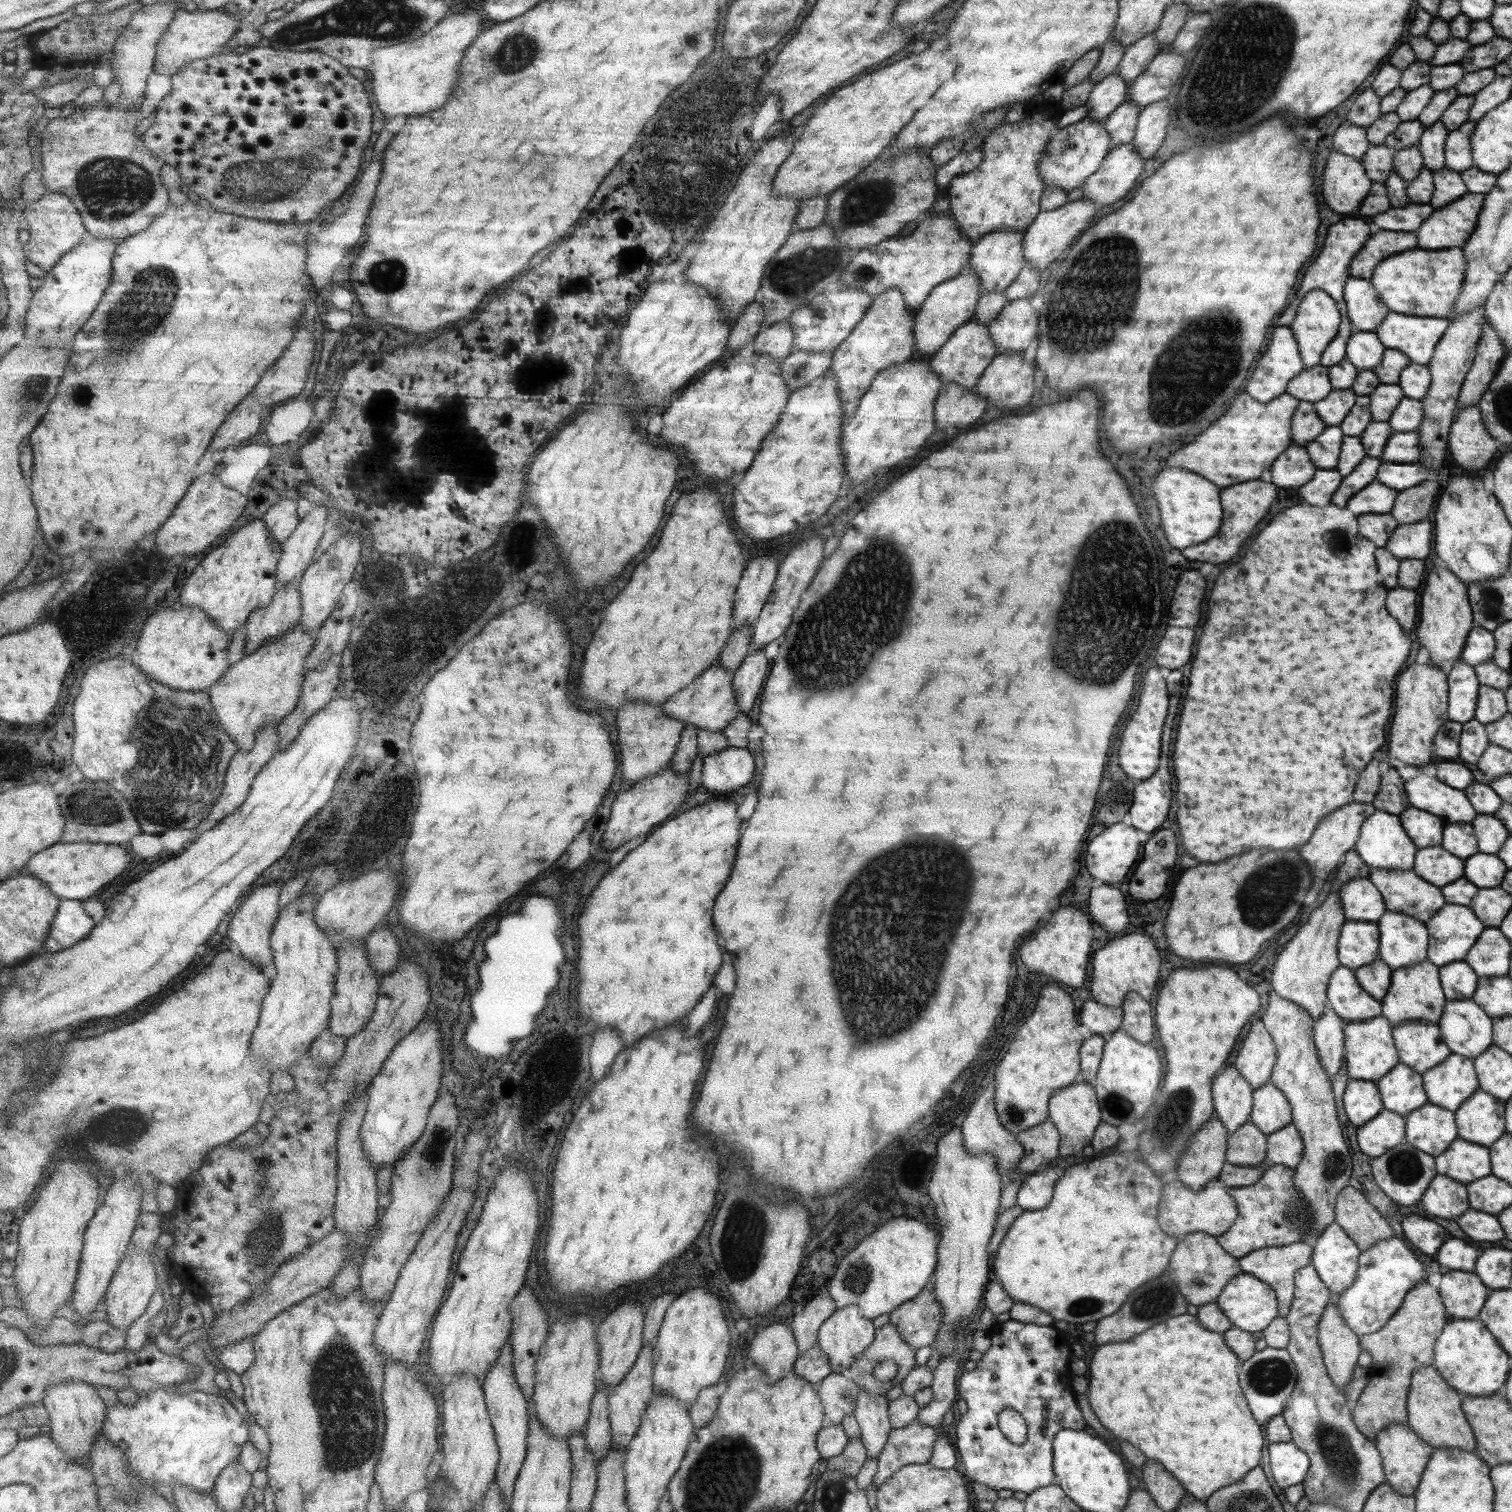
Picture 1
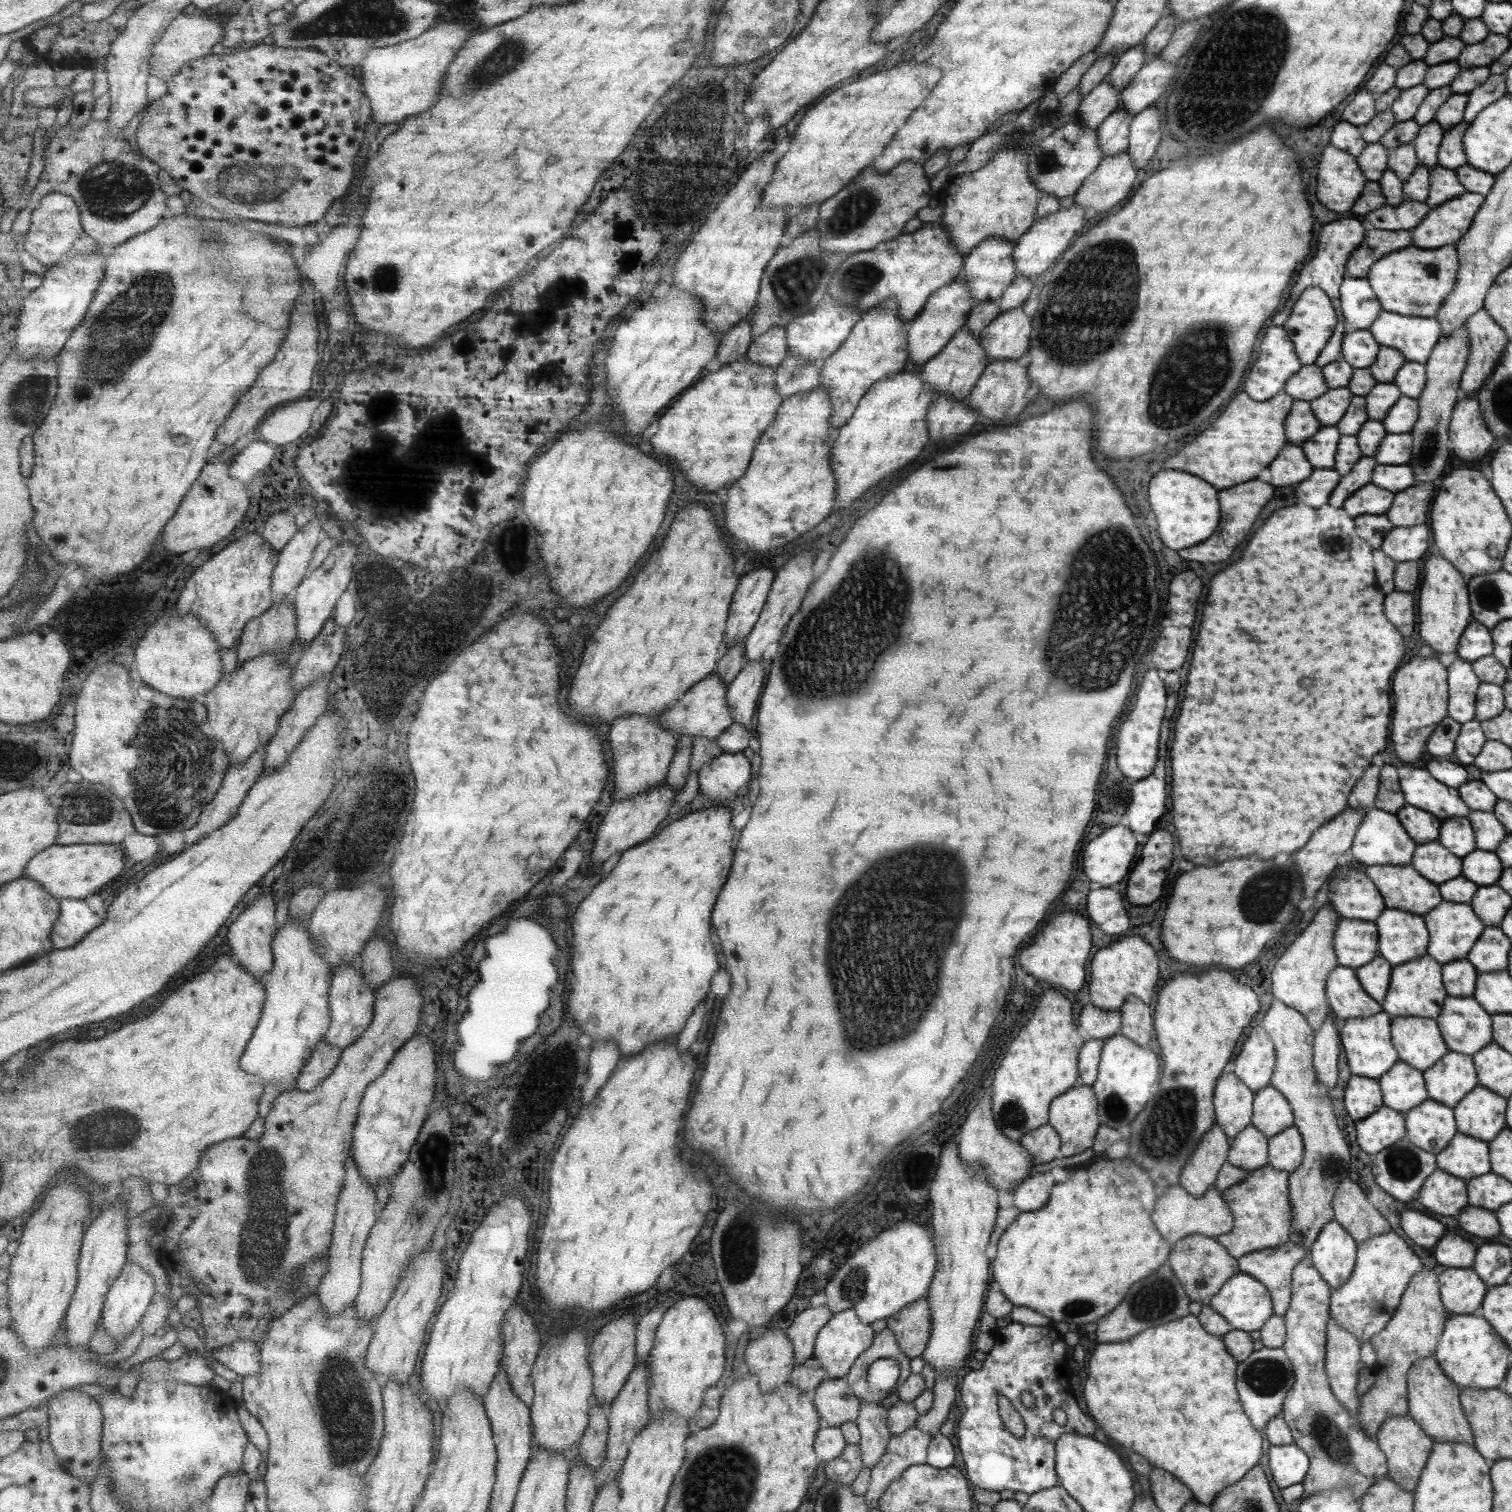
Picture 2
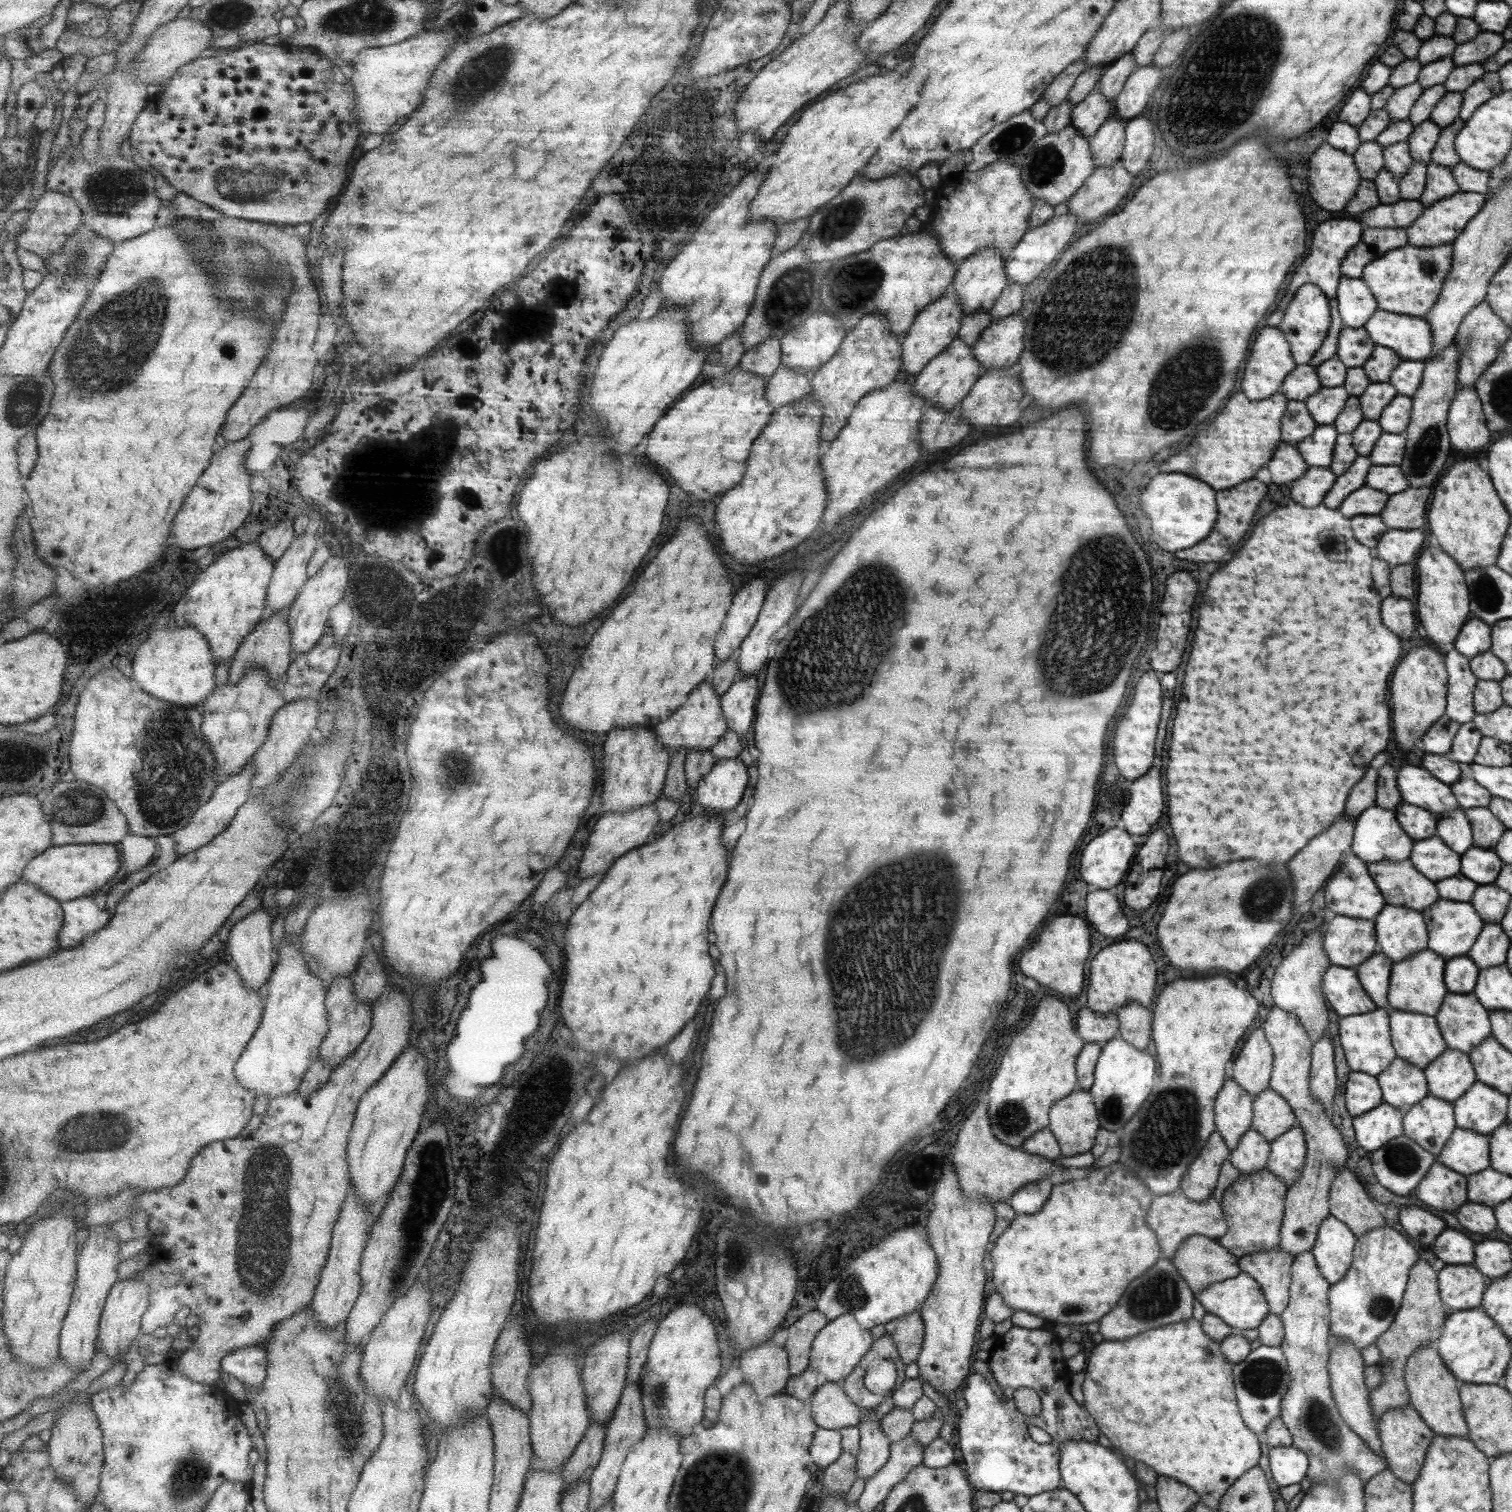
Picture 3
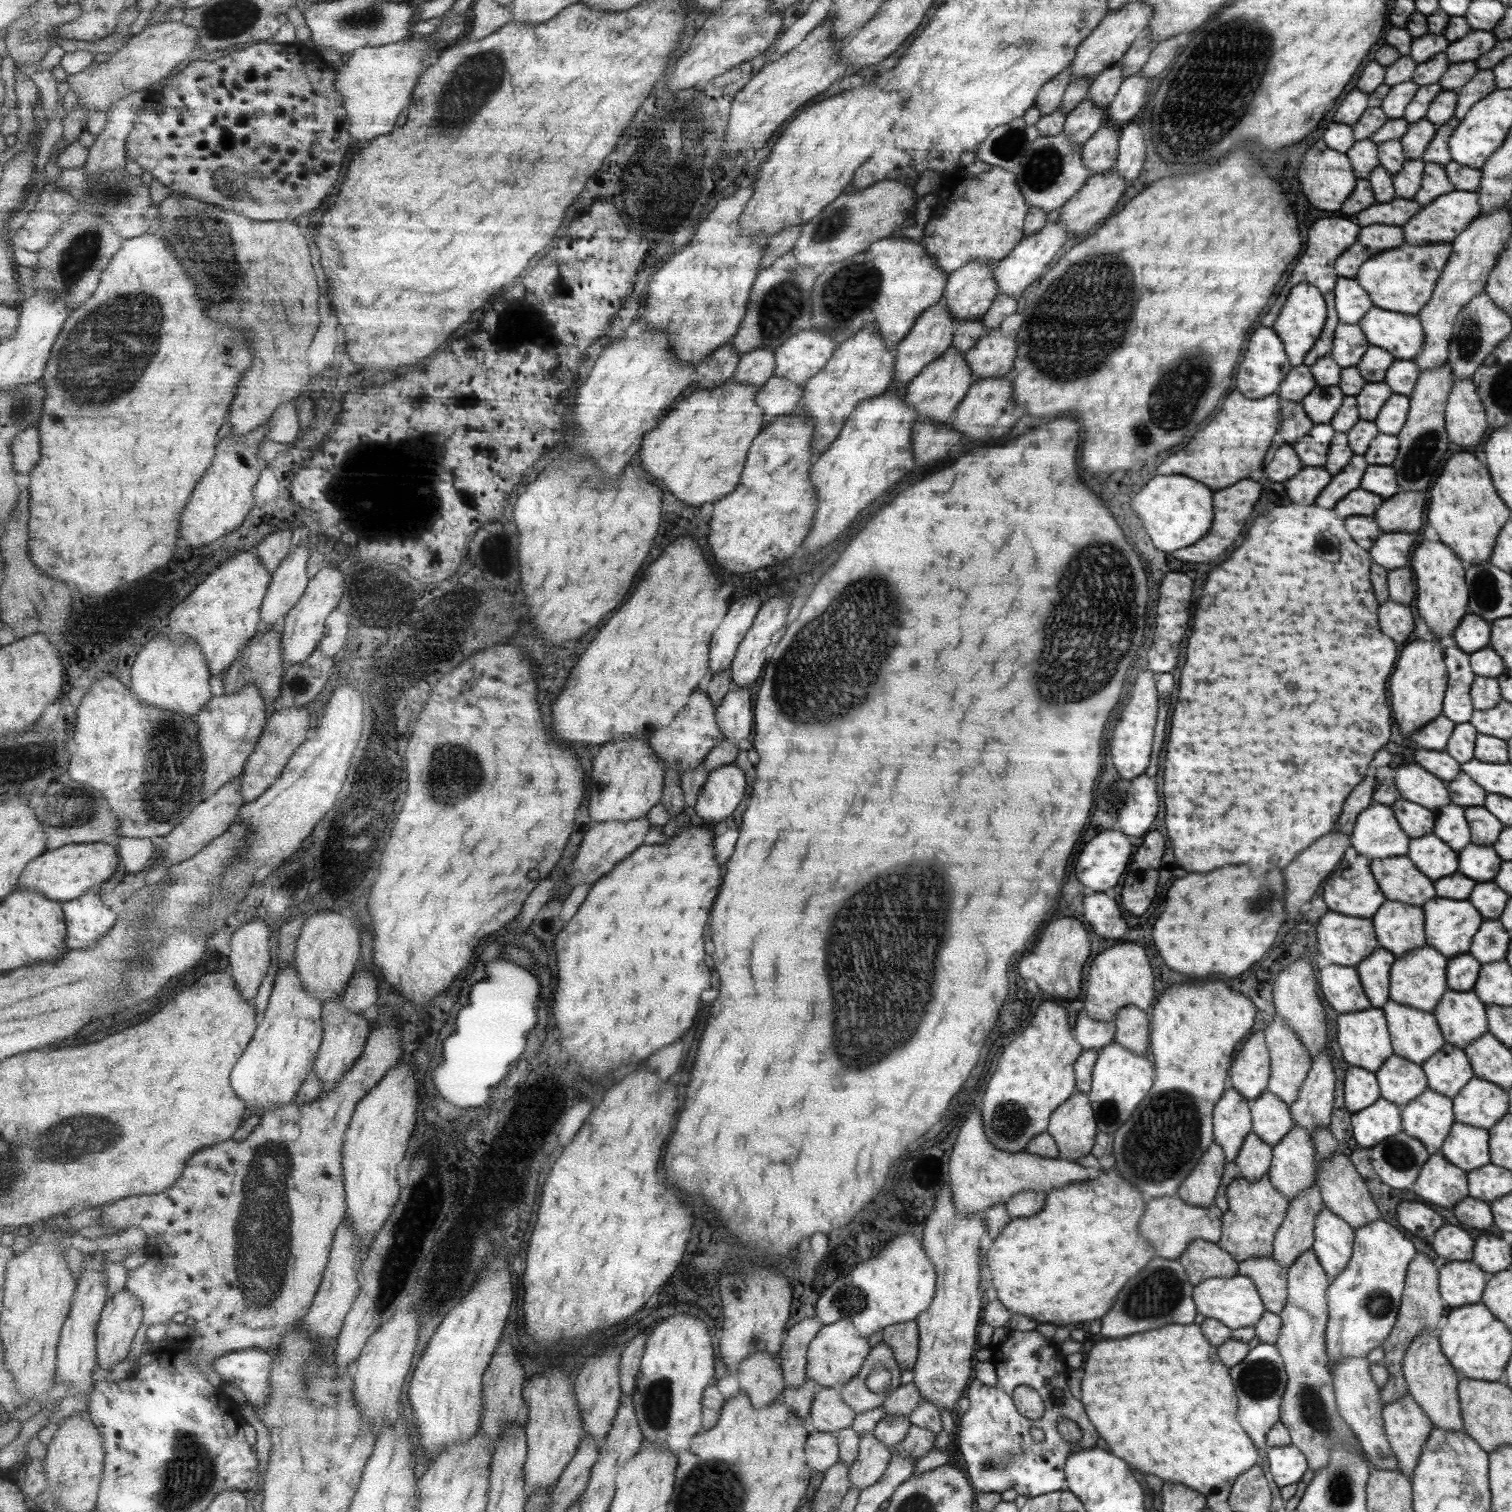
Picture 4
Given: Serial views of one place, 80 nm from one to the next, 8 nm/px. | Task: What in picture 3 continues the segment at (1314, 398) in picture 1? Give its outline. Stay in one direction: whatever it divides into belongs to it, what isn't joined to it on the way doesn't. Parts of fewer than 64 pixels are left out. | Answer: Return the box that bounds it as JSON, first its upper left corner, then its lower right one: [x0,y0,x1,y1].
[1282,364,1320,402]

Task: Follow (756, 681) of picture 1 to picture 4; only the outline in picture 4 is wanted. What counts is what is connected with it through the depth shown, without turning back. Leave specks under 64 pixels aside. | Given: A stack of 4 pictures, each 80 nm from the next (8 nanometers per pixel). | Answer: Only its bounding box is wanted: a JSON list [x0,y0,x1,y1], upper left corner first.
[715,688,753,748]

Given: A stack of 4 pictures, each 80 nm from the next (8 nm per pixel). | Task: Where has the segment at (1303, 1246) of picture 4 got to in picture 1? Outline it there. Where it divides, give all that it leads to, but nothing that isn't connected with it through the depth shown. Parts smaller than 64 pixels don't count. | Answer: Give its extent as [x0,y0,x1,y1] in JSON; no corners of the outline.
[1260,992,1351,1242]

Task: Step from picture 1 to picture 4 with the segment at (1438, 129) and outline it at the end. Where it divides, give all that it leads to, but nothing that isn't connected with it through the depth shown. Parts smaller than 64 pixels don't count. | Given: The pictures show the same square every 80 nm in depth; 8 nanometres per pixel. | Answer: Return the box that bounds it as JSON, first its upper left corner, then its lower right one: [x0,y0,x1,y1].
[1401,118,1437,160]

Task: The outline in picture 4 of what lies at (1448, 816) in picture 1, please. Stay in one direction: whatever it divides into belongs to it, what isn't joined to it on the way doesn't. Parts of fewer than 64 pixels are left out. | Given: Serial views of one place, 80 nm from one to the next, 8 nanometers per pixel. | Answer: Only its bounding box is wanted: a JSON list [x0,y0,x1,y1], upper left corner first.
[1393,763,1451,812]

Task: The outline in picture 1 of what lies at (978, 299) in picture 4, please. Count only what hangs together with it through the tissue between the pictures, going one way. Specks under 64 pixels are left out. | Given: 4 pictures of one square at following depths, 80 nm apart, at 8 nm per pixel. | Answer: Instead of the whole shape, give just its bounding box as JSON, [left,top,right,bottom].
[967,229,1026,293]

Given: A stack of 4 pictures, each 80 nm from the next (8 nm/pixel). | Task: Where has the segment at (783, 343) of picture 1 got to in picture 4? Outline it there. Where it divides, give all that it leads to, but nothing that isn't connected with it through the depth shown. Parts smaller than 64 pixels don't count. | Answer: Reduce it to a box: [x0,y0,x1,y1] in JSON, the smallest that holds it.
[732,348,775,386]

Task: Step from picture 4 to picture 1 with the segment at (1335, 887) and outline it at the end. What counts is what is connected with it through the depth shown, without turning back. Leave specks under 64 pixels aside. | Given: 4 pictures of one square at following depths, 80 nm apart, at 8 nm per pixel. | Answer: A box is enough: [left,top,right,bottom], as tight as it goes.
[1339,877,1387,923]

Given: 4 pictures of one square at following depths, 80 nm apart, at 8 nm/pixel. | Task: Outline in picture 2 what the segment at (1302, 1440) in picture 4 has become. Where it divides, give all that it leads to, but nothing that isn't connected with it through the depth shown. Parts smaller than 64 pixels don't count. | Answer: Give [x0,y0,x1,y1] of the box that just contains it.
[1280,1254,1387,1500]

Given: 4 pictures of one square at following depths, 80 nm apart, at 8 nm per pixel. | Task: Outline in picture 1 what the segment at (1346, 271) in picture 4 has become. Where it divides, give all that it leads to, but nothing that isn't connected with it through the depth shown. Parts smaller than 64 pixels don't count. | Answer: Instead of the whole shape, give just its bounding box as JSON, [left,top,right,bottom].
[1349,229,1417,281]

